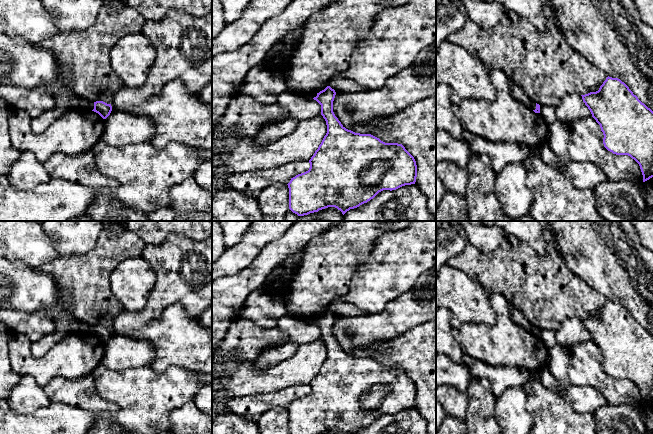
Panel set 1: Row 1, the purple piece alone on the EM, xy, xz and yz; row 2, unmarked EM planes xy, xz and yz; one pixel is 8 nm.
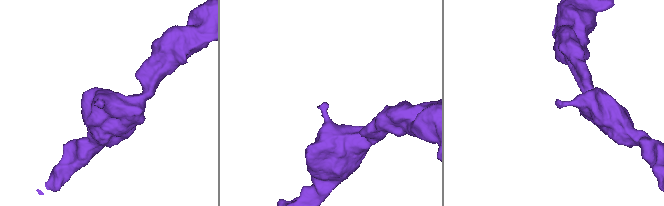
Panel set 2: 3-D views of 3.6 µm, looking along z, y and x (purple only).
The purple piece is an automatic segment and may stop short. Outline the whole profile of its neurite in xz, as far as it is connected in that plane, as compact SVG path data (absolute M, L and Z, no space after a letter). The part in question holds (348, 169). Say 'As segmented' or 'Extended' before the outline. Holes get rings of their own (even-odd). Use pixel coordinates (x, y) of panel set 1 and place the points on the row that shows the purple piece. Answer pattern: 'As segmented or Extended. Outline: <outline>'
As segmented. Outline: M327 86L313 98L321 105L327 133L309 160L309 170L291 178L287 184L289 209L298 216L328 207L337 208L344 215L350 209L367 203L383 190L392 191L416 182L416 161L405 147L398 143L385 143L371 134L346 129L333 112L335 95L335 90Z

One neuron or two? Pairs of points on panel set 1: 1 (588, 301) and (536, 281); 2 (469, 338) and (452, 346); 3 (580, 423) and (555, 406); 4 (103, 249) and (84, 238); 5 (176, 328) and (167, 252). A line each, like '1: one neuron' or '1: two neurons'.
1: one neuron
2: two neurons
3: one neuron
4: two neurons
5: two neurons

